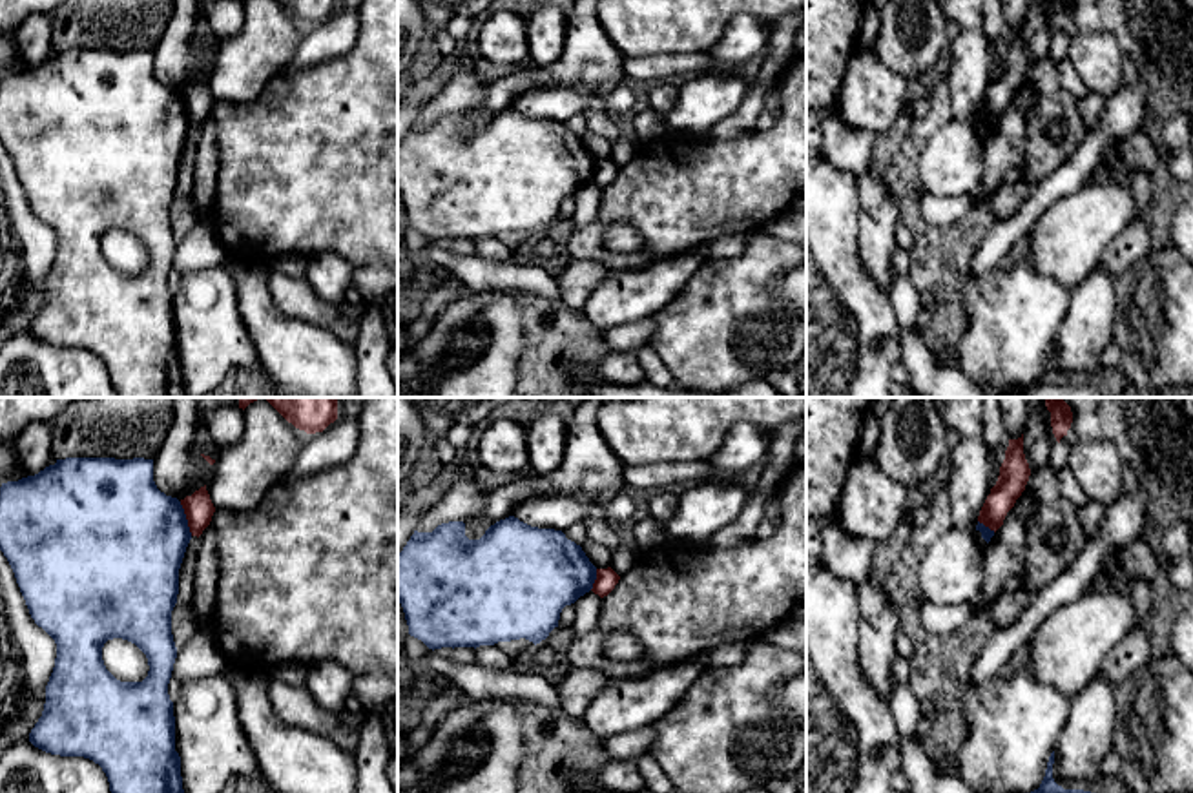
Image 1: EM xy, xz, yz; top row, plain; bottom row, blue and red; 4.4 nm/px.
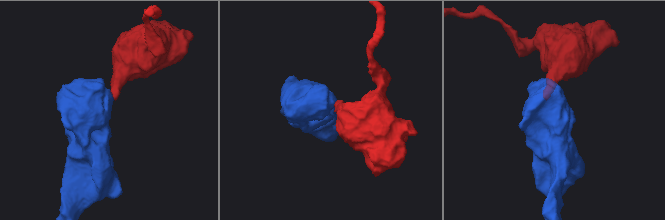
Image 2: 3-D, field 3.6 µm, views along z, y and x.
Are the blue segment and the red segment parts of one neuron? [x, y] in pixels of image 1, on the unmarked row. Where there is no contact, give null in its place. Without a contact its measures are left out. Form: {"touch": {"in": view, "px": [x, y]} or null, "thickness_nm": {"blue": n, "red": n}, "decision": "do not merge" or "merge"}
{"touch": {"in": "xy", "px": [185, 110]}, "thickness_nm": {"blue": 480, "red": 130}, "decision": "do not merge"}

